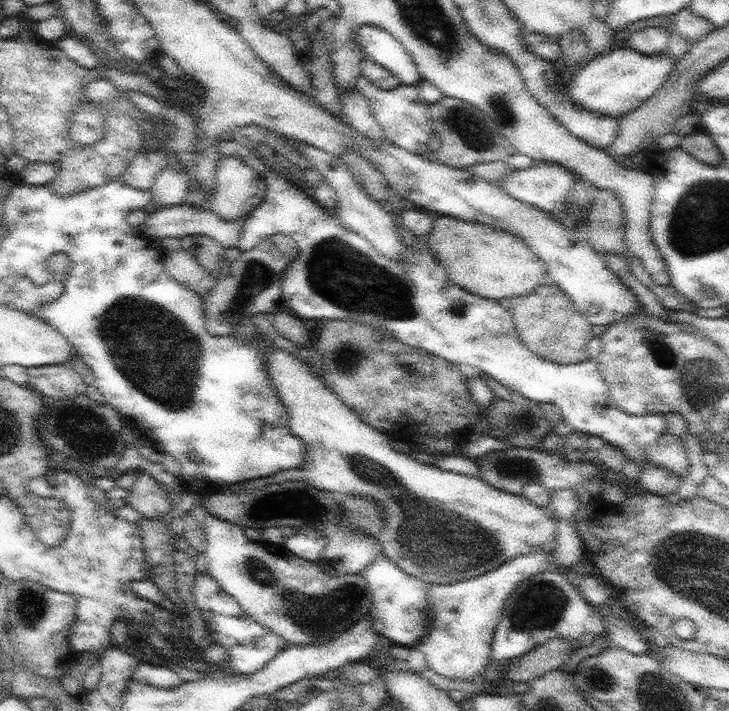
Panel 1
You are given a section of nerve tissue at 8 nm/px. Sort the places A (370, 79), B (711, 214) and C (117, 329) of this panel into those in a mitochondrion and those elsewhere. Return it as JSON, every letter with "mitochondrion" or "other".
{"A":"other","B":"mitochondrion","C":"mitochondrion"}

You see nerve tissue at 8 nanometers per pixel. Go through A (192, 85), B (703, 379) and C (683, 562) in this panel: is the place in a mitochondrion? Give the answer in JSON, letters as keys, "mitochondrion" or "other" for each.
{"A":"other","B":"mitochondrion","C":"mitochondrion"}

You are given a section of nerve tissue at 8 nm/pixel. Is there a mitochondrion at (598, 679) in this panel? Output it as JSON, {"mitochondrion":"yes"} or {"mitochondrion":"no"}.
{"mitochondrion":"yes"}

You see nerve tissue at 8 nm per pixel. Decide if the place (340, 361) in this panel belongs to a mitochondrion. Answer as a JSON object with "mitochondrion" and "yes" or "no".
{"mitochondrion":"yes"}

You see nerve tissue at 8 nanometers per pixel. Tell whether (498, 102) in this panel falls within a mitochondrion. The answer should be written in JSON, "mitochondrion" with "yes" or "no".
{"mitochondrion":"yes"}

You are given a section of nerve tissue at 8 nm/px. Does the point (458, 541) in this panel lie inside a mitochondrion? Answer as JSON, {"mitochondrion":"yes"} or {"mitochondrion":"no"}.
{"mitochondrion":"yes"}

